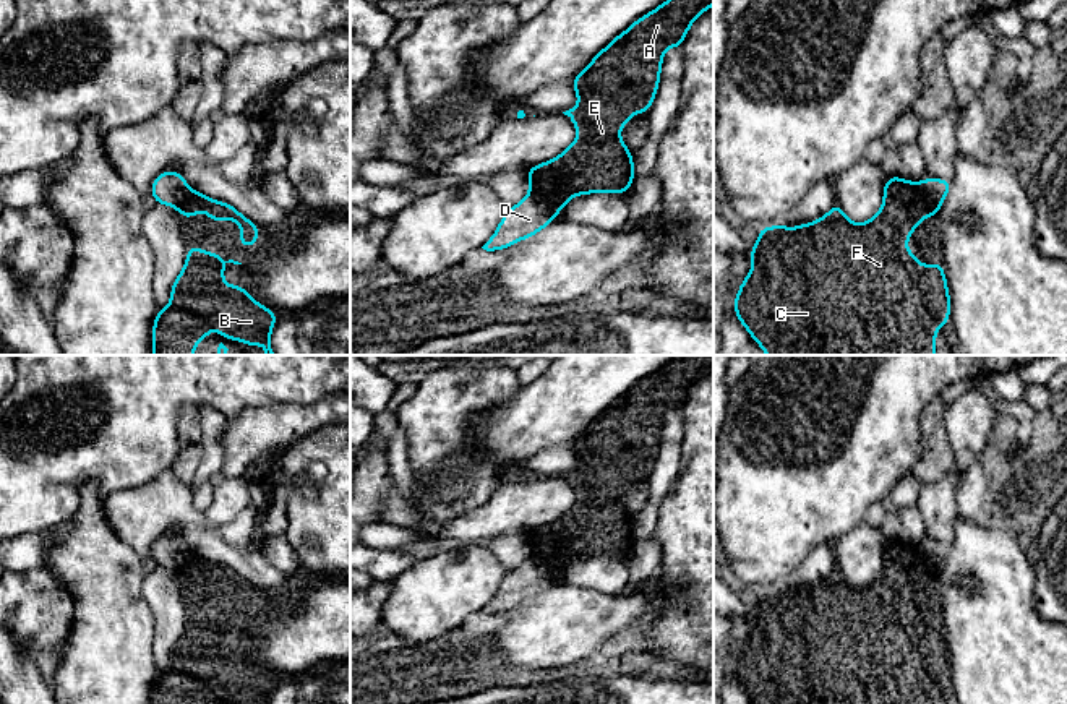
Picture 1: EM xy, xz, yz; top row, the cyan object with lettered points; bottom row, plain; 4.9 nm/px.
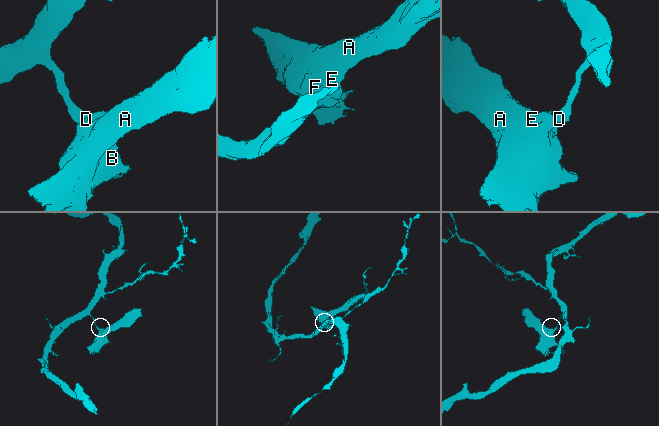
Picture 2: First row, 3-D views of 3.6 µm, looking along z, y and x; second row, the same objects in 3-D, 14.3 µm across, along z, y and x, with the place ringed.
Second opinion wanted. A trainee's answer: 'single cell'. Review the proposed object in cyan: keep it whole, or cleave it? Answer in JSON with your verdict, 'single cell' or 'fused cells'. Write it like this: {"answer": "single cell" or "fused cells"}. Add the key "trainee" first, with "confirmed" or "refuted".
{"trainee": "refuted", "answer": "fused cells"}

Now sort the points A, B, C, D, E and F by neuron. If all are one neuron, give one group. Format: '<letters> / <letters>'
A B C E F / D

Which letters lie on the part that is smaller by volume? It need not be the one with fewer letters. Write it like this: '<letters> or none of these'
A, B, C, E, F

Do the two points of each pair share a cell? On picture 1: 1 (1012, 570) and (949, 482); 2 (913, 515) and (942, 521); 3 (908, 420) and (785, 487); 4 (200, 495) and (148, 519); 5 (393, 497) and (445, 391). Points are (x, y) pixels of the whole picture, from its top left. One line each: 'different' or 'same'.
1: different
2: different
3: same
4: different
5: different

